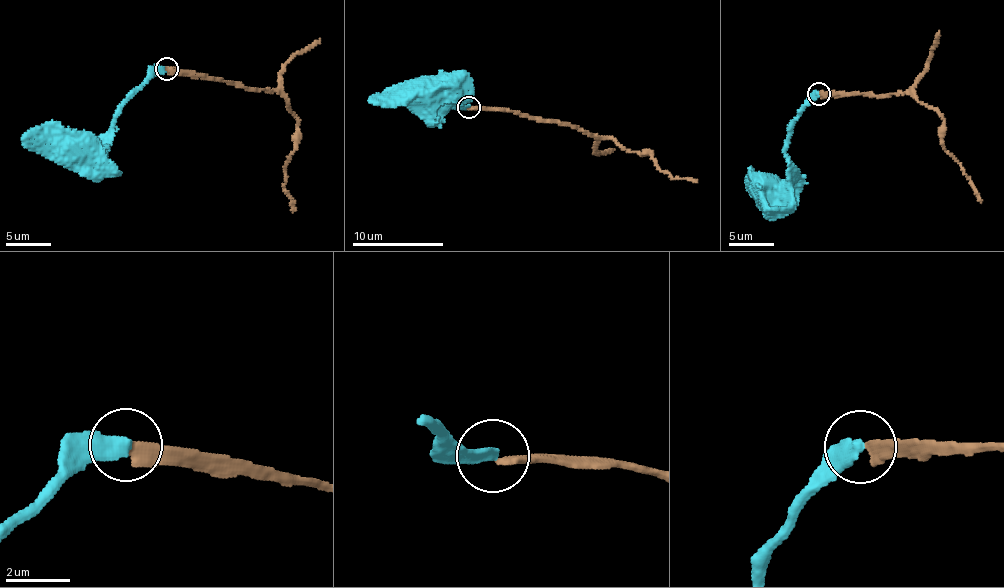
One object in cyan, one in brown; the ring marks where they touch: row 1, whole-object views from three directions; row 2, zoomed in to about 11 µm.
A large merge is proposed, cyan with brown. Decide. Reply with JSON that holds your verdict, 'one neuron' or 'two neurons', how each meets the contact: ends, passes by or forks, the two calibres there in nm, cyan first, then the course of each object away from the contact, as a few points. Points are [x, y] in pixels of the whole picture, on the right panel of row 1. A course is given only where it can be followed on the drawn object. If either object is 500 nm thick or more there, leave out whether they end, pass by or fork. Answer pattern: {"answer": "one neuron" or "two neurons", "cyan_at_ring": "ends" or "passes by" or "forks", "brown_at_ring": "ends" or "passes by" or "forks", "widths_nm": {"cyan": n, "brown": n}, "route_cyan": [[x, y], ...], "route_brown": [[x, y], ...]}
{"answer": "two neurons", "cyan_at_ring": "ends", "brown_at_ring": "ends", "widths_nm": {"cyan": 400, "brown": 280}, "route_cyan": [[818, 94], [811, 95], [786, 142], [787, 183], [759, 193]], "route_brown": [[820, 94], [912, 93], [942, 117], [942, 144], [971, 181], [981, 203]]}

